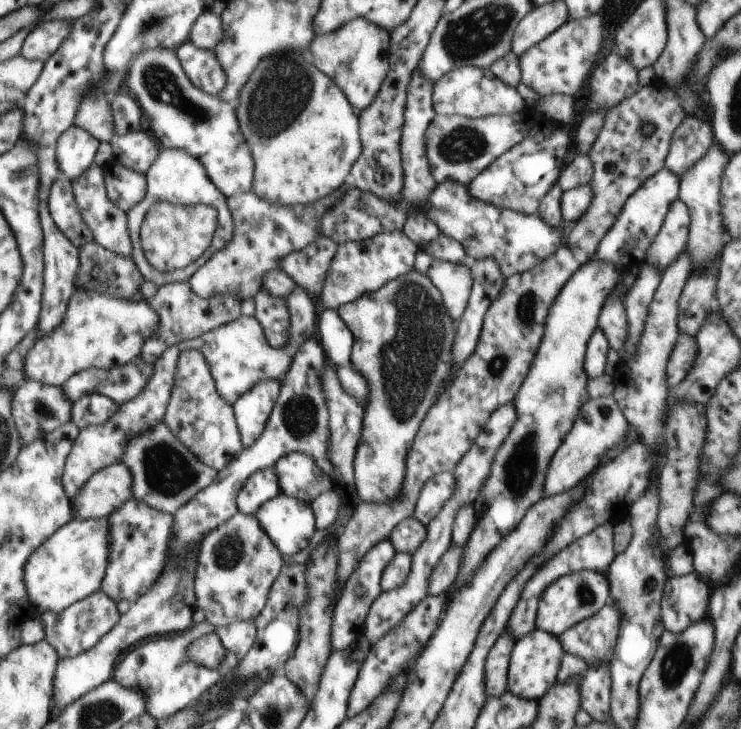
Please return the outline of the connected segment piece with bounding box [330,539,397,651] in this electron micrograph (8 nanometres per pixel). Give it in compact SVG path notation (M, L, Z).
M389 539L378 542L376 546L368 550L364 558L361 558L360 562L357 564L356 570L352 572L352 576L346 580L340 598L337 600L336 606L334 607L332 638L330 638L332 651L344 650L344 648L348 648L352 643L356 643L362 636L366 616L368 616L368 612L370 612L370 608L372 608L372 603L382 594L380 584L382 573L396 553L394 545Z

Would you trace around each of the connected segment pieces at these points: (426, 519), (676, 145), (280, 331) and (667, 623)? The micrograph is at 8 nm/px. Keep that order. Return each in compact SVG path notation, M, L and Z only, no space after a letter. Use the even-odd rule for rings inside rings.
M451 471L432 476L420 490L413 516L424 526L428 526L452 496L454 486L456 486L456 478Z
M687 115L672 135L669 153L663 168L680 177L690 170L715 142L713 129L708 122Z
M266 289L260 290L253 299L255 302L254 317L264 329L269 345L274 348L286 346L291 326L287 299L272 296Z
M697 573L668 577L661 602L665 630L684 632L690 624L707 616L709 600L708 584Z

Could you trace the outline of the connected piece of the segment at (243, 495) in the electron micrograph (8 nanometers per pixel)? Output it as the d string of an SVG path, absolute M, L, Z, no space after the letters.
M274 468L261 469L259 472L252 473L236 496L238 511L255 515L260 506L280 492L279 480Z

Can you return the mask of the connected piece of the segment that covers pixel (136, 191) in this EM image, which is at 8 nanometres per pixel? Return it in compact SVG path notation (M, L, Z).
M116 160L102 166L108 170L107 194L125 213L135 208L147 194L147 177L139 171L122 166Z

